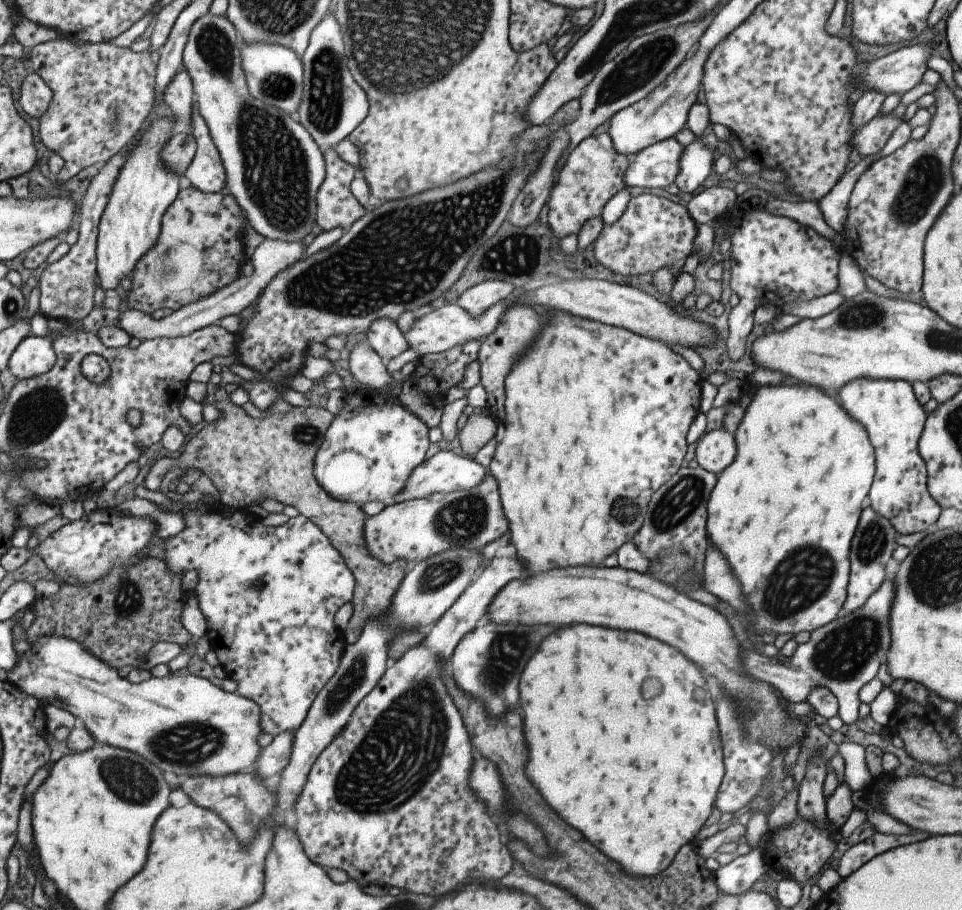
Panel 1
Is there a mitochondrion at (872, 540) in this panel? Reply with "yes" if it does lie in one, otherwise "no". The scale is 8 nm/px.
yes

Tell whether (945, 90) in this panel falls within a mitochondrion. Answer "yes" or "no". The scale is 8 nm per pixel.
no

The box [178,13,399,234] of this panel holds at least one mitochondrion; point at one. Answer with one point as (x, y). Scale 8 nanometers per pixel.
(325, 103)

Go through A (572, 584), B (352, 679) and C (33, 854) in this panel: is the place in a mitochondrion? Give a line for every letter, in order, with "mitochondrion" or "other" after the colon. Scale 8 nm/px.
A: other
B: mitochondrion
C: other

